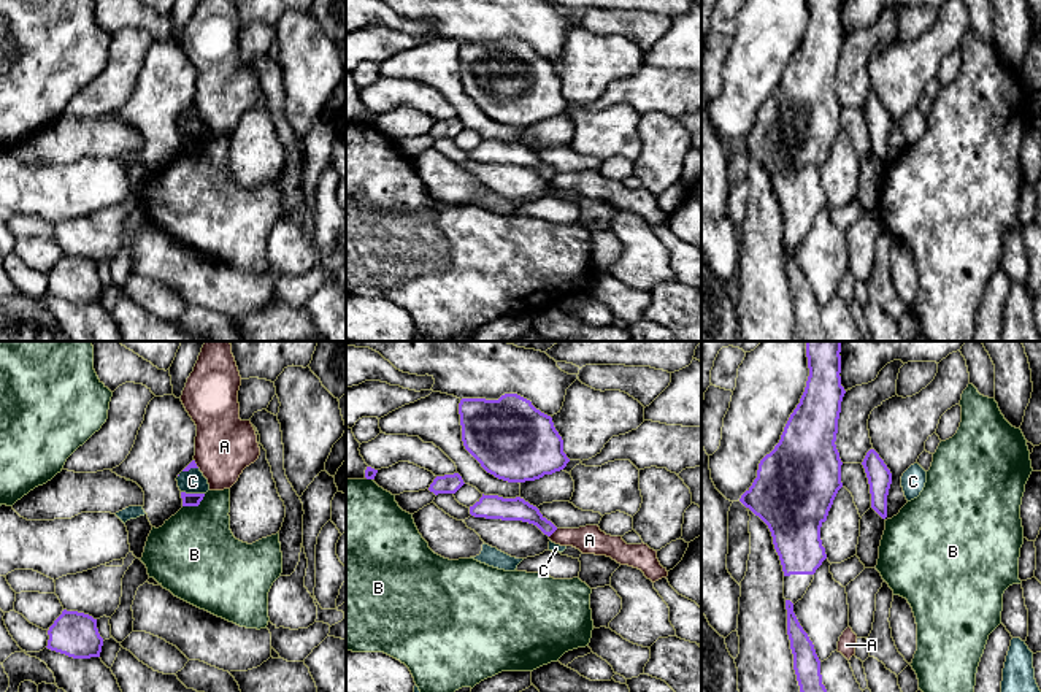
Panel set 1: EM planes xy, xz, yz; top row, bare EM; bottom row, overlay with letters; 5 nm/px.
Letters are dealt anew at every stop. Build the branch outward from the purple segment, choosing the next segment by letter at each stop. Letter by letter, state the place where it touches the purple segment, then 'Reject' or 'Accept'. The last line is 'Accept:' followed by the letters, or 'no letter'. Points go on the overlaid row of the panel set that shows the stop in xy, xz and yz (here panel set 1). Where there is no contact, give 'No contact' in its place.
A: Touches purple at xz (553, 532). Reject
B: Touches purple at xy (195, 505). Reject
C: Touches purple at xy (192, 494). Reject
Accept: no letter

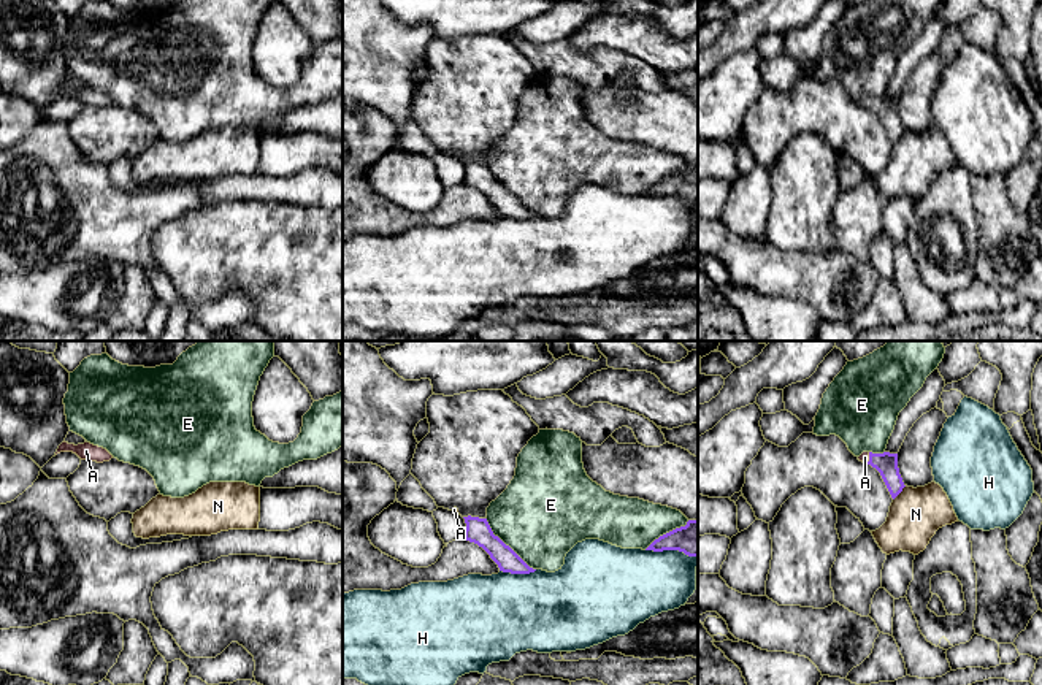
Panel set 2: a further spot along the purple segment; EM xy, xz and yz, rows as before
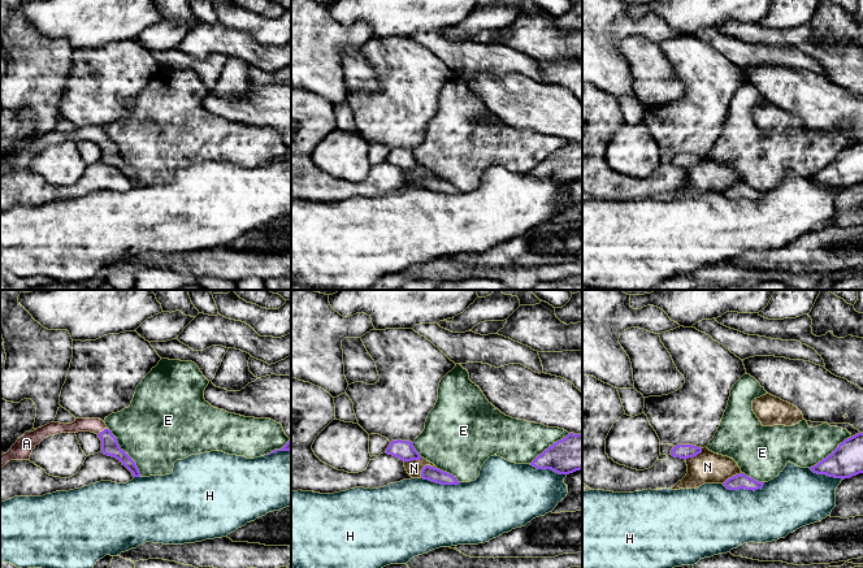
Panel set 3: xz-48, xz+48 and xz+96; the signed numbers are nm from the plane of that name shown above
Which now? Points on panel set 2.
A: Touches purple at yz (869, 457). Accept
E: Touches purple at xz (508, 546). Reject
H: Touches purple at xz (671, 549). Reject
N: Touches purple at yz (900, 492). Reject
Accept: A

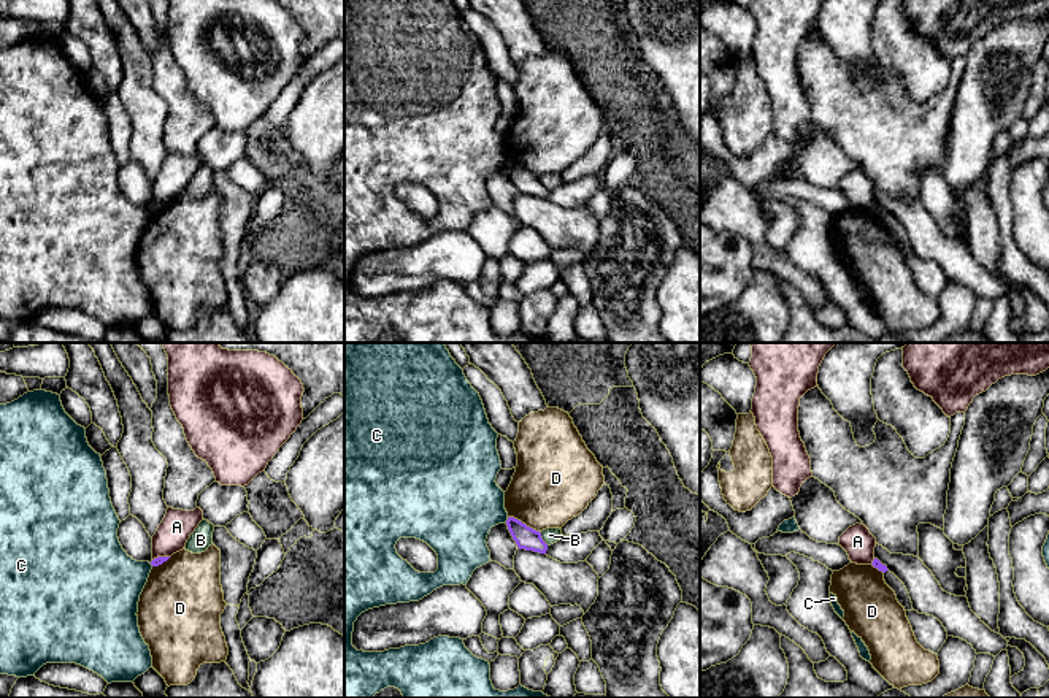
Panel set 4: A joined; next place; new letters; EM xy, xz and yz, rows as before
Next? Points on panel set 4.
A: Touches purple at xy (161, 557). Reject
B: Touches purple at xz (541, 538). Reject
C: Touches purple at xz (508, 519). Reject
D: Touches purple at xz (524, 524). Reject
Accept: no letter

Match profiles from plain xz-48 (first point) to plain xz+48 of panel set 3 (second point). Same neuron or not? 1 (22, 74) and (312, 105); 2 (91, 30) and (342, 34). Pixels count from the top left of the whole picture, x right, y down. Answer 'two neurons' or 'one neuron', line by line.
1: two neurons
2: two neurons

